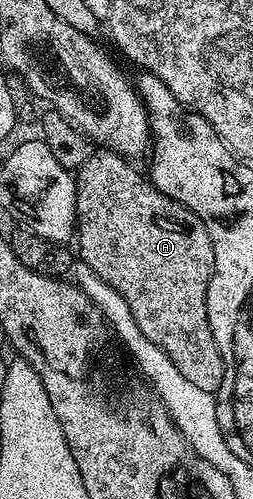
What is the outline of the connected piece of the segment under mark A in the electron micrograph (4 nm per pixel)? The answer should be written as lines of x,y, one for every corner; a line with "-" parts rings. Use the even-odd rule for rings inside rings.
98,147
96,150
90,151
87,162
83,162
83,166
75,169
75,179
77,181
75,245
77,244
78,249
76,248
76,251
79,253
80,263
82,260
98,276
98,281
101,284
111,286
111,290
119,290
119,294
123,294
123,298
131,310
131,318
135,318
135,326
139,326
139,330
143,330
143,334
147,334
147,338
151,338
151,342
155,342
155,346
159,346
164,350
167,358
171,358
171,362
175,362
179,374
183,374
183,378
187,378
187,382
193,383
194,386
201,384
202,390
216,394
223,382
225,367
223,366
223,358
217,360
219,346
211,334
211,326
207,318
207,290
209,289
209,277
213,275
213,263
215,262
215,250
211,246
211,234
207,234
207,226
190,208
184,208
178,200
173,200
167,194
163,194
159,188
155,187
154,184
150,184
142,173
140,176
129,164
132,163
126,157
114,152
113,149

